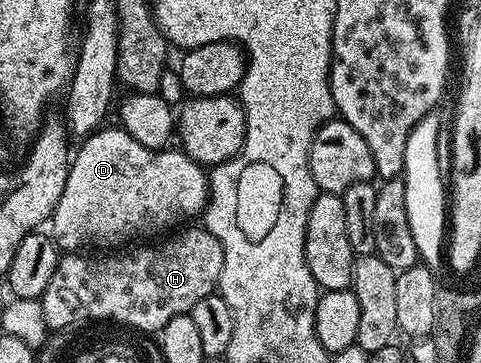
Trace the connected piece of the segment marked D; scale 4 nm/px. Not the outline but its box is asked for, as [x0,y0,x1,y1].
[51,127,211,254]

